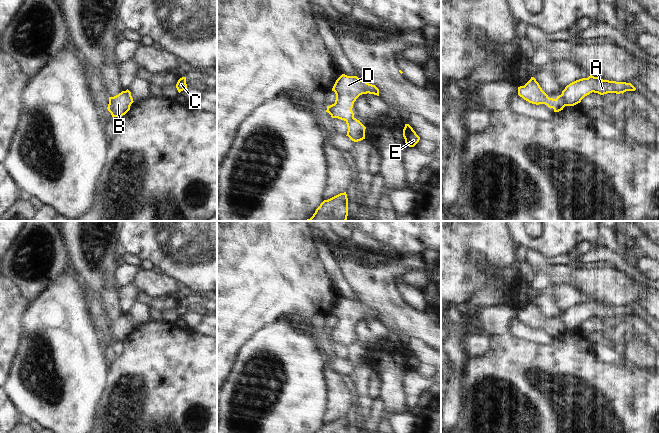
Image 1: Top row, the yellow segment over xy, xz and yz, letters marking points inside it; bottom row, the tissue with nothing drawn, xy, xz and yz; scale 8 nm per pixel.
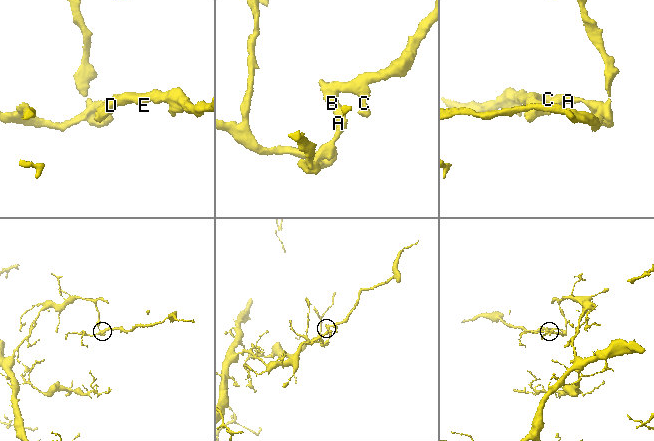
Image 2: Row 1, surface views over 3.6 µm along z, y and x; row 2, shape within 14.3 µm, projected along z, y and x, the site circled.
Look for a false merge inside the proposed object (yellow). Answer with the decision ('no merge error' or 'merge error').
merge error

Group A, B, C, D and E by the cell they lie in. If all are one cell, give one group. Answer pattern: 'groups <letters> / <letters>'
groups A / B C D E

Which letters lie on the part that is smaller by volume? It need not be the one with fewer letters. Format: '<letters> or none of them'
B, C, D, E

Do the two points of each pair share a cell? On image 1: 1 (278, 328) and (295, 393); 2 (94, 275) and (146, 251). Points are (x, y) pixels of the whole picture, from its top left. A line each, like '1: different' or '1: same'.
1: same
2: different

